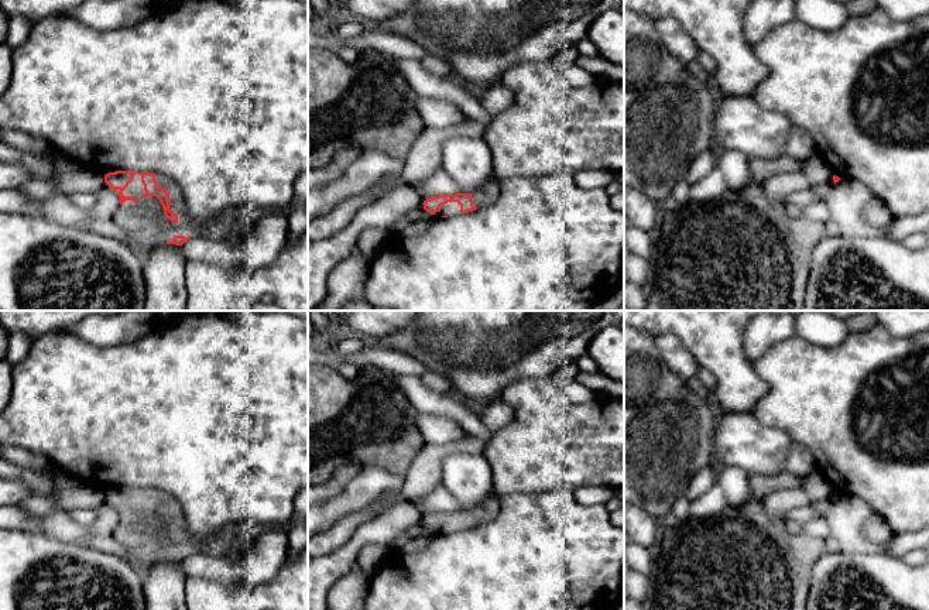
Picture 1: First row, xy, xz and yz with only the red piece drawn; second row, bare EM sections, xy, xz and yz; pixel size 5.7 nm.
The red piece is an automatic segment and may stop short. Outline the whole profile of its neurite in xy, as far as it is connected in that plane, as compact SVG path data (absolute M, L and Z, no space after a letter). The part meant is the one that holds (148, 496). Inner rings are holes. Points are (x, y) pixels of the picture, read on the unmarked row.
M116 487L106 490L104 498L114 506L120 514L120 522L113 534L113 538L127 551L127 562L134 569L164 561L182 562L189 555L195 554L205 554L215 558L240 555L253 549L264 532L271 532L278 528L281 532L289 534L294 527L291 520L284 522L241 521L227 524L213 534L193 535L186 528L184 511L179 503L162 491ZM144 513L157 513L160 515L165 530L162 537L152 537L141 530L138 521Z

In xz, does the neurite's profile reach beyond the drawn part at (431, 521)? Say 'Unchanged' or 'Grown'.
Grown

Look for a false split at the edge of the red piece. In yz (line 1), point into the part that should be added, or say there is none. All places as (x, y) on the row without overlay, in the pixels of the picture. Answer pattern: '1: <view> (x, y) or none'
1: none

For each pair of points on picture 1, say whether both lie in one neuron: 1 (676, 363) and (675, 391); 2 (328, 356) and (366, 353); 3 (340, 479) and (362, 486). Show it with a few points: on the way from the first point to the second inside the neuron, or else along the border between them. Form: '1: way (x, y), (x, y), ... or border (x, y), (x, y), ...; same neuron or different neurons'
1: border (657, 348), (664, 362), (686, 381); different neurons
2: way (338, 357), (356, 357); same neuron
3: border (359, 469), (336, 494), (322, 501); different neurons

